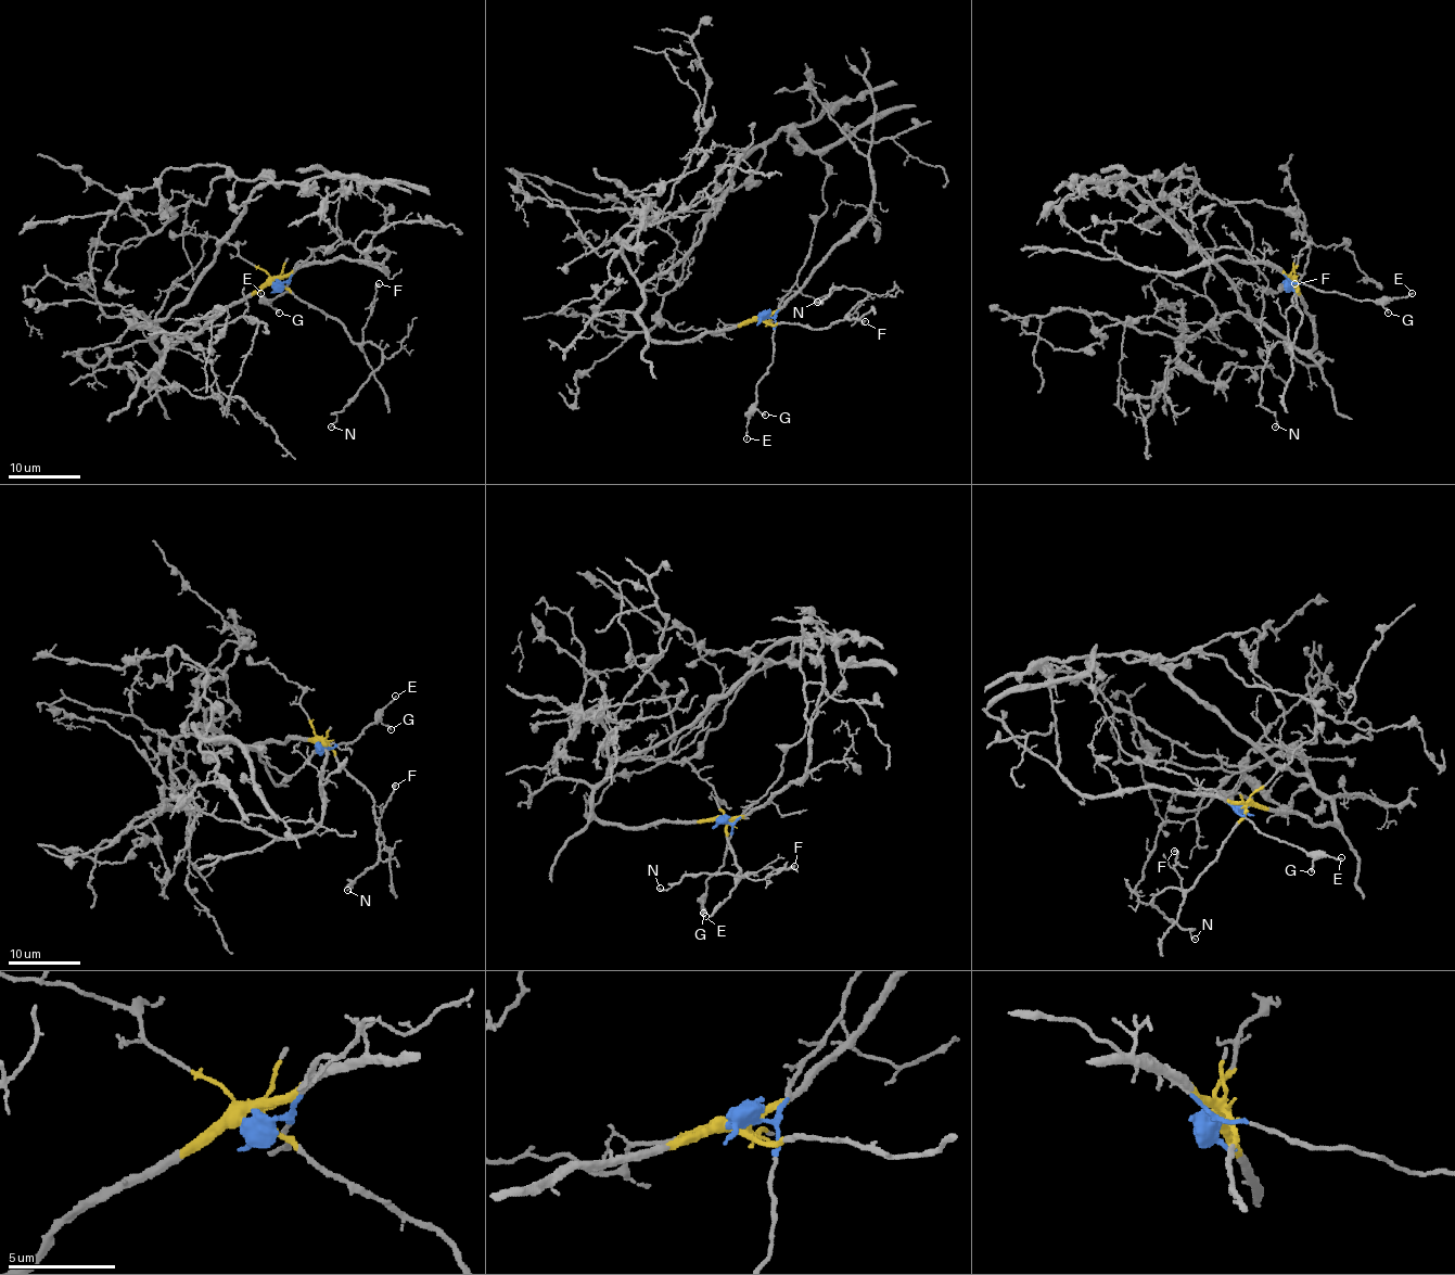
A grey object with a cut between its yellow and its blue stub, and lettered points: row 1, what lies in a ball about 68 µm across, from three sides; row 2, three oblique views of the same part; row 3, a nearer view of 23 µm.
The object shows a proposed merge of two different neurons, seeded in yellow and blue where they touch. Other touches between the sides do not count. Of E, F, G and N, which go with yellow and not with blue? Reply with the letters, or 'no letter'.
F, N

